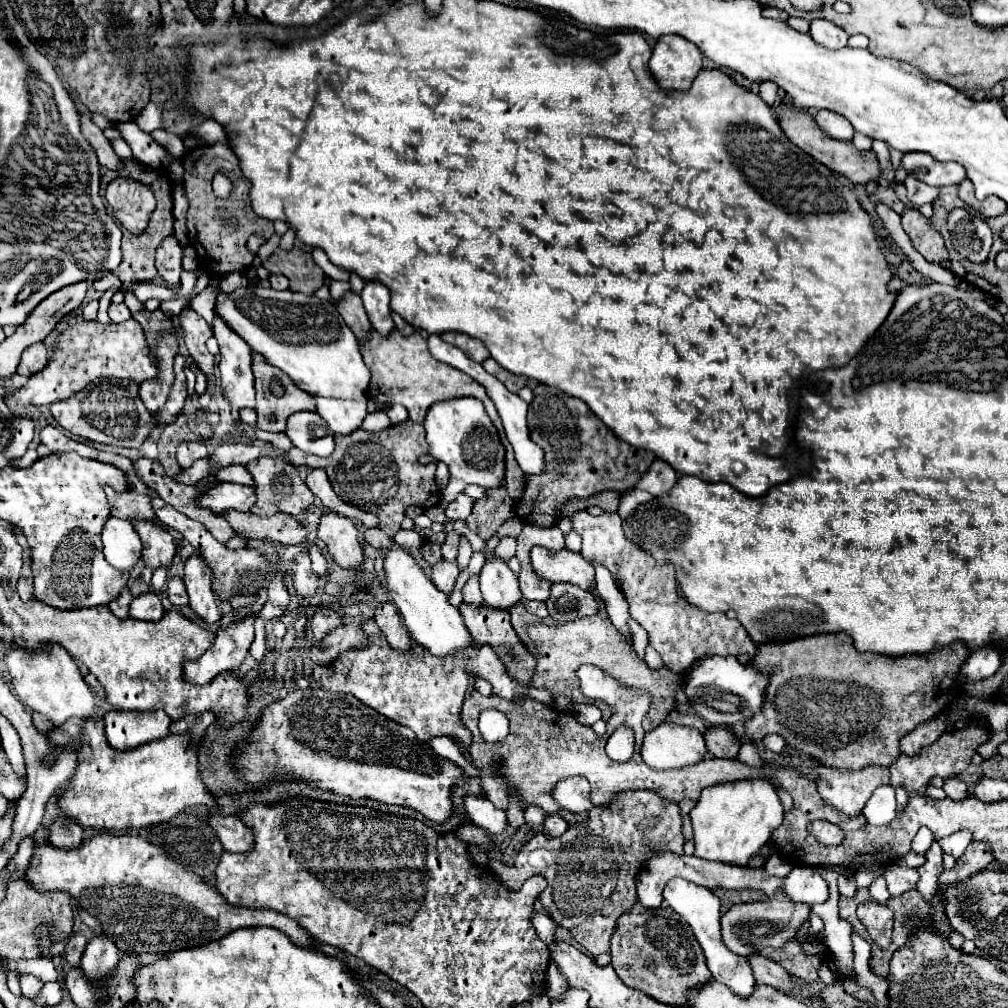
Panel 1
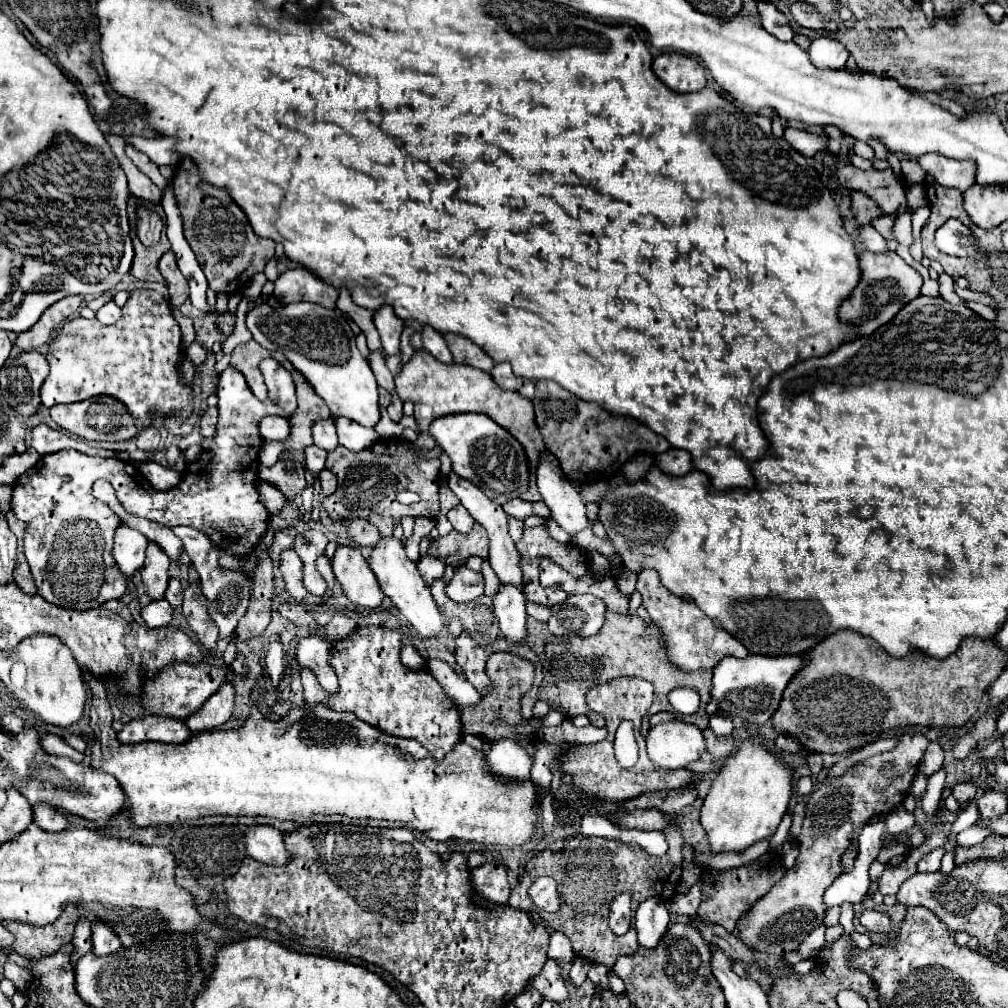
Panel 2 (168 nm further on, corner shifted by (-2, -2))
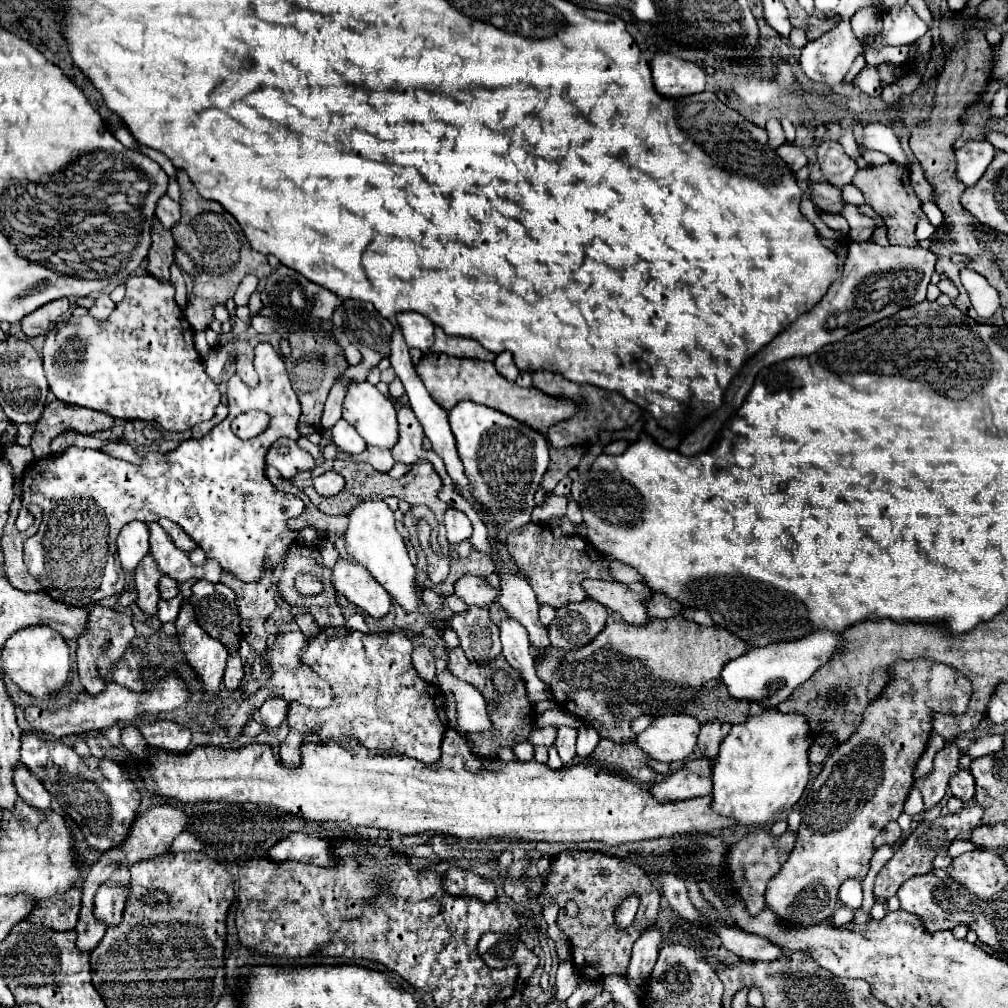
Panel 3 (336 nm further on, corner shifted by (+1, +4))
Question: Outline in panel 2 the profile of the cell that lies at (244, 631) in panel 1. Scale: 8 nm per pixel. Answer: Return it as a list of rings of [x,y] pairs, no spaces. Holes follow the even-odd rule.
[[[174,662],[166,666],[152,682],[146,684],[146,692],[142,696],[144,708],[150,714],[160,714],[160,716],[174,716],[174,718],[188,718],[196,710],[202,708],[202,704],[220,688],[220,684],[226,682],[230,668],[228,666],[210,666],[206,662],[202,664],[184,664],[184,662]]]

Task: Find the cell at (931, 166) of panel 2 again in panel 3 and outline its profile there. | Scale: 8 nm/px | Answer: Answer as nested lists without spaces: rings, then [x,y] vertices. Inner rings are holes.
[[[967,140],[955,152],[957,156],[957,178],[965,186],[973,186],[995,156],[995,148],[989,140]]]

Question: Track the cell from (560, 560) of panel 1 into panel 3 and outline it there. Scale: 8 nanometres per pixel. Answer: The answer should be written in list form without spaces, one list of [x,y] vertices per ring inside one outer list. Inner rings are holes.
[[[585,580],[583,584],[589,598],[601,602],[607,610],[617,612],[631,626],[643,628],[651,616],[647,614],[645,600],[651,596],[649,588],[641,582],[621,584],[621,582],[605,582],[605,580]]]

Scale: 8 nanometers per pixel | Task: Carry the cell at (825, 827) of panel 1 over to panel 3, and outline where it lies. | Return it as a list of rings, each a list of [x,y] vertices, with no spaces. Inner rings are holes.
[[[927,658],[897,660],[889,668],[889,684],[883,688],[879,698],[865,708],[857,732],[849,736],[849,740],[839,742],[835,752],[831,752],[831,756],[825,760],[825,766],[815,778],[813,786],[799,802],[803,822],[797,830],[795,848],[765,892],[767,906],[777,912],[785,924],[809,926],[831,918],[837,910],[835,906],[841,884],[849,878],[859,881],[865,878],[870,869],[875,836],[889,820],[897,820],[903,812],[903,802],[913,786],[913,768],[925,752],[933,730],[933,714],[963,714],[971,694],[973,686],[961,672]]]

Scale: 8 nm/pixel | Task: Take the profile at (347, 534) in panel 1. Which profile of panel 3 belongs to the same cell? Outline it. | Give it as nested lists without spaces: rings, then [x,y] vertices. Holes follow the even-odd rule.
[[[339,560],[333,568],[333,586],[339,594],[343,594],[351,604],[359,606],[373,618],[387,616],[391,608],[391,596],[385,588],[369,576],[361,564]]]

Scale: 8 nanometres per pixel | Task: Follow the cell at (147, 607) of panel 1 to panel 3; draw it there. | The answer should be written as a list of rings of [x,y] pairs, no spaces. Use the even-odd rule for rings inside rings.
[[[177,594],[175,598],[171,598],[171,600],[159,600],[159,620],[163,622],[163,624],[167,624],[167,622],[175,622],[175,618],[177,618],[177,614],[179,614],[179,610],[181,610],[181,602],[183,602],[185,598],[183,598],[183,594]]]

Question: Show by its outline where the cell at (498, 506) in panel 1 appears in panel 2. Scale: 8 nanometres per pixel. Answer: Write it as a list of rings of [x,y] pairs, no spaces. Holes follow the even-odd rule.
[[[478,522],[464,536],[460,532],[450,532],[448,536],[438,538],[436,546],[440,558],[452,566],[464,564],[470,556],[488,558],[488,536],[484,534],[484,526],[478,526]]]

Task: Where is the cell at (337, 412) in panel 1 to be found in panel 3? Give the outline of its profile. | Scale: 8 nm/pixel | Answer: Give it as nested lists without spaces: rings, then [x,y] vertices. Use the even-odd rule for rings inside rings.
[[[339,420],[339,422],[333,426],[333,442],[335,442],[335,446],[337,446],[339,450],[343,450],[343,452],[347,452],[347,454],[353,454],[353,456],[361,454],[361,452],[367,448],[365,440],[363,440],[363,438],[357,434],[357,430],[355,430],[353,426],[349,426],[345,420]]]

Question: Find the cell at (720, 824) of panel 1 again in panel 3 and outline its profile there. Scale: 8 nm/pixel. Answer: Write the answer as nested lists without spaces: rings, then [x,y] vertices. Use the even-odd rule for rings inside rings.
[[[763,710],[761,714],[755,714],[755,716],[749,716],[747,722],[743,724],[735,724],[731,728],[731,732],[725,736],[725,740],[721,742],[721,750],[717,754],[717,760],[713,764],[713,812],[721,814],[721,816],[729,816],[729,818],[735,818],[741,826],[769,826],[773,824],[781,814],[785,814],[789,808],[795,806],[795,802],[801,798],[807,782],[809,782],[809,774],[811,774],[811,768],[809,768],[809,746],[811,746],[811,728],[809,728],[809,722],[803,714],[799,712],[789,712],[789,714],[783,714],[779,710]]]

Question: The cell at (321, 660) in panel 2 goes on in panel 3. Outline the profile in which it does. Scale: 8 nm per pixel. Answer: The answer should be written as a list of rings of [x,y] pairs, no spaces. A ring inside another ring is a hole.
[[[285,632],[285,634],[277,634],[275,636],[275,642],[273,642],[273,648],[271,648],[271,678],[269,682],[259,688],[251,698],[247,698],[243,704],[239,704],[239,708],[235,710],[233,718],[229,720],[229,726],[227,726],[227,732],[229,732],[229,738],[231,740],[237,740],[237,736],[247,728],[249,720],[253,718],[253,714],[263,706],[265,700],[269,698],[283,698],[287,704],[291,702],[299,702],[303,706],[309,706],[309,708],[325,708],[331,704],[333,700],[333,690],[329,688],[329,684],[325,684],[325,680],[321,680],[315,672],[309,672],[307,668],[301,668],[297,656],[301,652],[301,648],[305,648],[305,634],[303,632]]]

